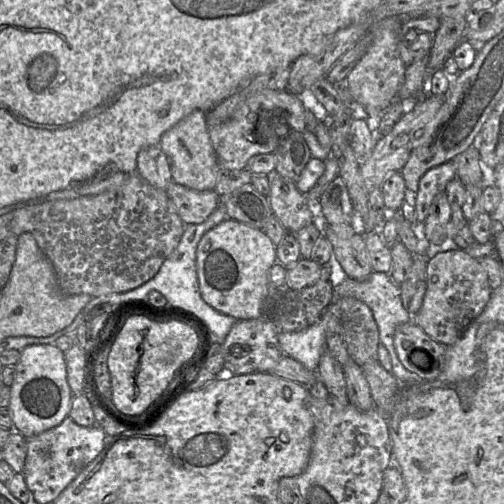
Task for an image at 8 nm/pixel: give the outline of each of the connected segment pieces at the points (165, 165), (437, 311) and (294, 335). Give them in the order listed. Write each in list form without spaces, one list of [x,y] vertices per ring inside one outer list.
[[[160,145],[141,149],[137,156],[137,172],[150,185],[166,191],[172,182],[170,164]]]
[[[456,248],[438,252],[427,262],[423,303],[412,320],[431,338],[449,347],[482,313],[491,294],[487,273],[481,263],[466,250]]]
[[[322,318],[301,331],[279,333],[277,339],[285,355],[300,362],[308,370],[317,371],[319,361],[326,351],[326,332]]]

